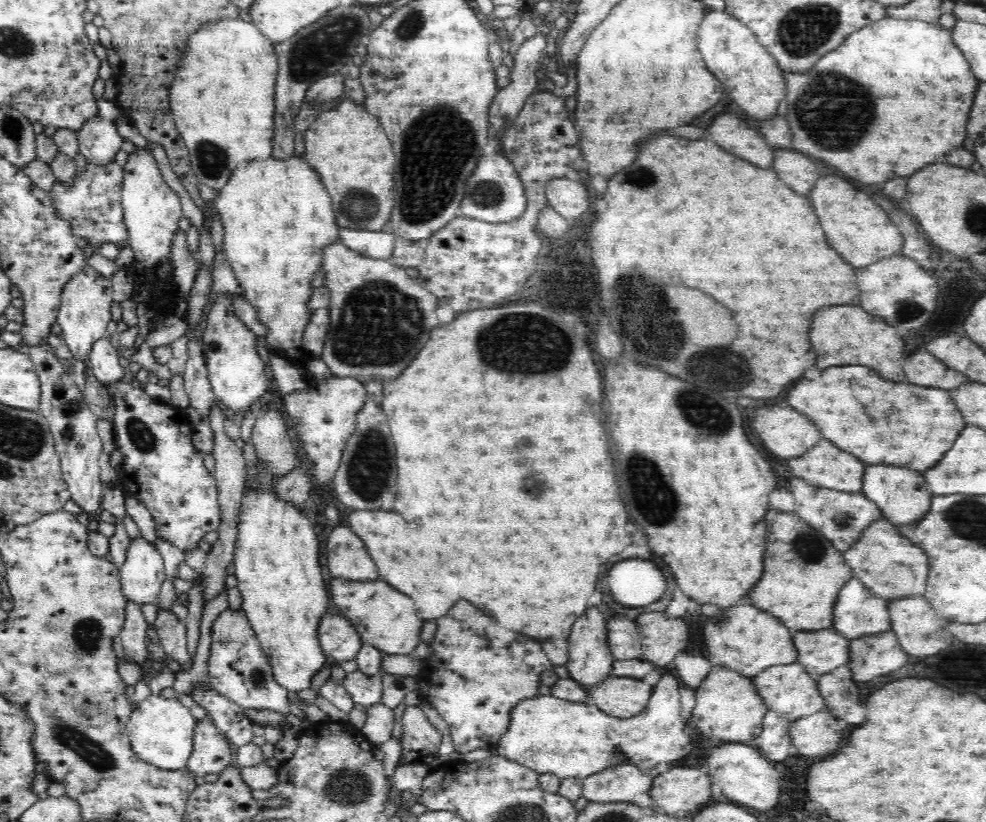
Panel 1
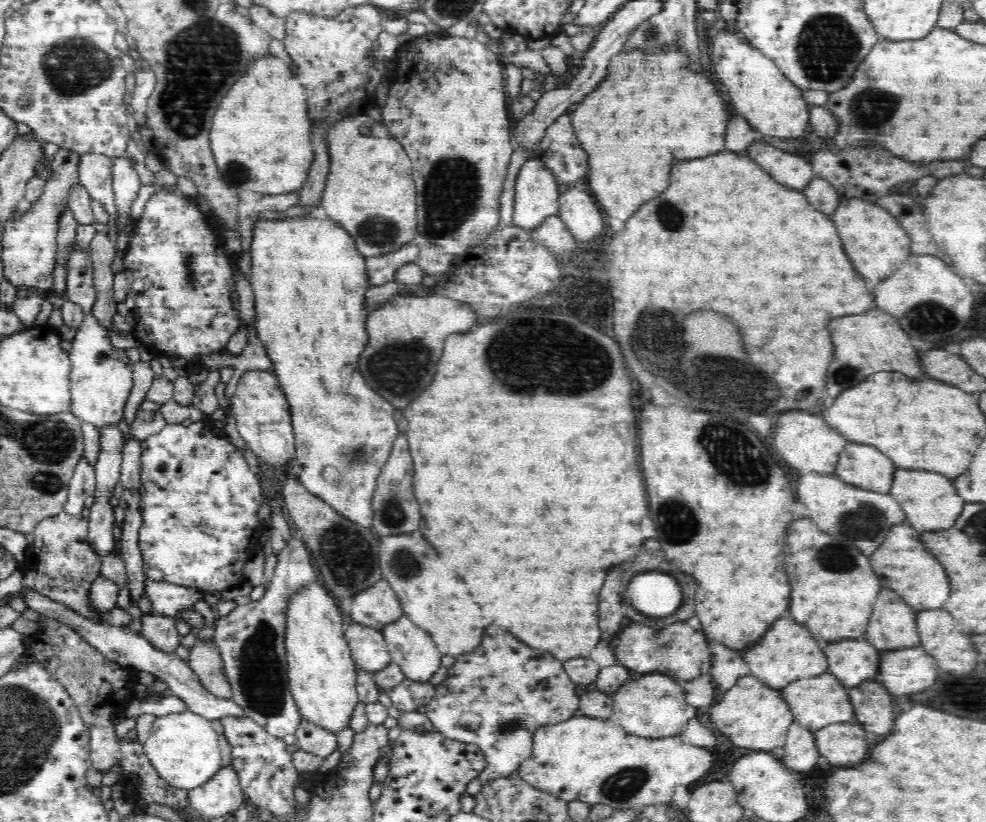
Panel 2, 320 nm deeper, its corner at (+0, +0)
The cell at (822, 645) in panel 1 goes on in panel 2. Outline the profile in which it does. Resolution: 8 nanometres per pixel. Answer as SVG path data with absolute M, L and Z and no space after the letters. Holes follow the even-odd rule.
M838 639L837 641L821 643L823 656L826 657L826 672L833 674L846 689L856 686L864 679L877 680L879 651L866 639Z

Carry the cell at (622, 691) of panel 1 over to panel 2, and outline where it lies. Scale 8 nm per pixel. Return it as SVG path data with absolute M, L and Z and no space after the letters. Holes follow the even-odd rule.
M643 673L636 680L619 686L612 694L612 719L628 734L642 738L678 736L684 732L686 720L697 716L697 709L685 699L682 685L673 676Z

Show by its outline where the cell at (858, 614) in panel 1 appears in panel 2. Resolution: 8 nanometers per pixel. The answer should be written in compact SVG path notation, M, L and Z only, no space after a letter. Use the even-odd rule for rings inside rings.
M882 586L875 596L863 638L878 651L918 646L916 612L892 589Z

